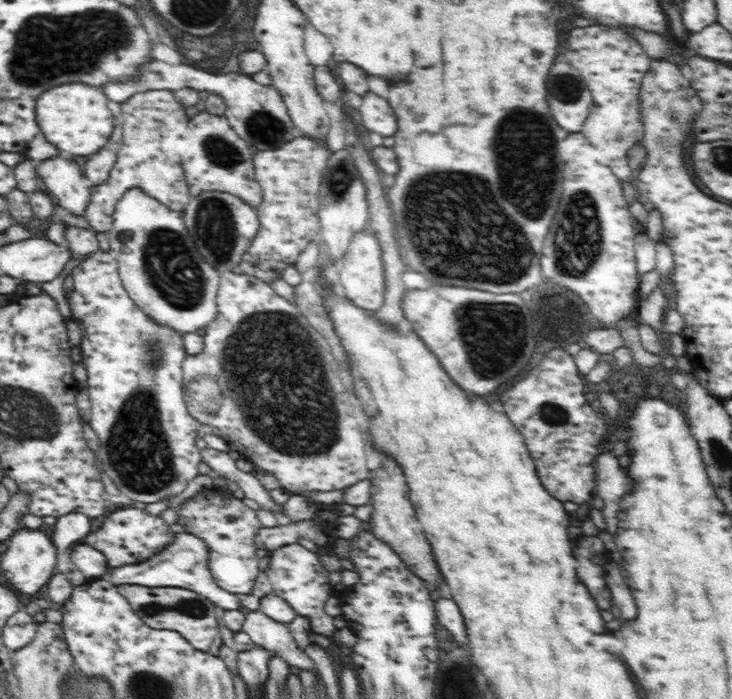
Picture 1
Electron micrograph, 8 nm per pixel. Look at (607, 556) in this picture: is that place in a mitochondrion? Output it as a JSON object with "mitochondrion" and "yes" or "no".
{"mitochondrion":"no"}

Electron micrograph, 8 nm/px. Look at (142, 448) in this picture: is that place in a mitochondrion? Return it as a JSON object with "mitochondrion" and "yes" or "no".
{"mitochondrion":"yes"}

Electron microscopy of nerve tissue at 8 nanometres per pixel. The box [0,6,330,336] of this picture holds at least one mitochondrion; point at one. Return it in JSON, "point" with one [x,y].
{"point":[48,46]}

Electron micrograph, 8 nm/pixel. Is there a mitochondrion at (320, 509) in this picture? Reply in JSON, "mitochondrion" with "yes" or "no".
{"mitochondrion":"no"}

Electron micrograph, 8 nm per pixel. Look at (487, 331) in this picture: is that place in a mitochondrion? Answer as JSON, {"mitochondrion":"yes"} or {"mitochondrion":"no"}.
{"mitochondrion":"yes"}

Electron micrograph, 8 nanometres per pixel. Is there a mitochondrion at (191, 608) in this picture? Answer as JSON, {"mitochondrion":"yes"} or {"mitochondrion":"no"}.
{"mitochondrion":"yes"}

